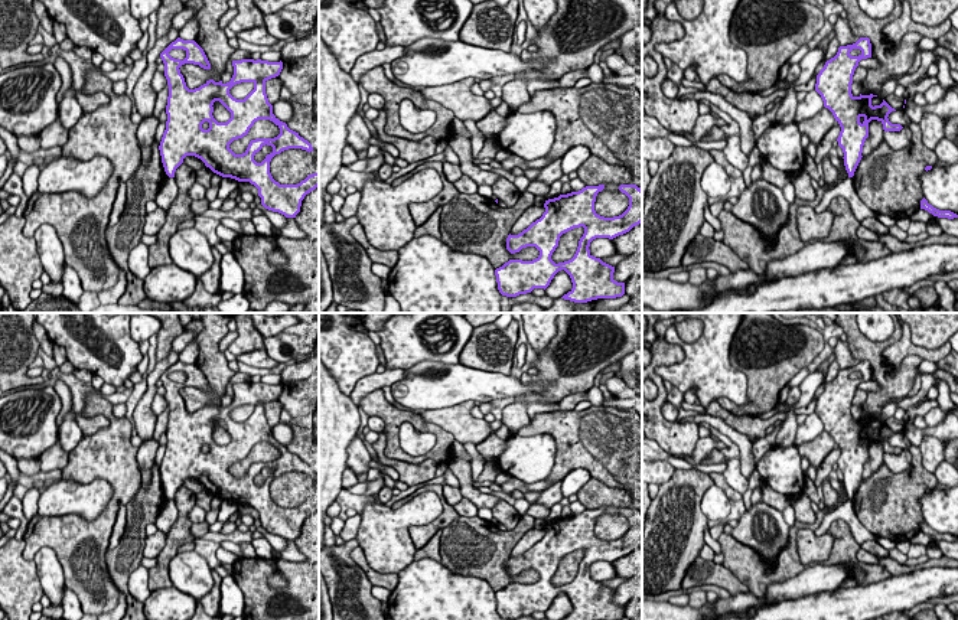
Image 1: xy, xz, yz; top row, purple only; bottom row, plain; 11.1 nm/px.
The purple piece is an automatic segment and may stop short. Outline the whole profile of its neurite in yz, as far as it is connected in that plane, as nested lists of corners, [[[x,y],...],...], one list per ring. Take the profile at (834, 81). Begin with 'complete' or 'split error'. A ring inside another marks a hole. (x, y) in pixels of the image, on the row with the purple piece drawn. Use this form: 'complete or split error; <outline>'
complete; [[[860,37],[856,43],[840,46],[834,58],[825,62],[817,75],[815,91],[821,95],[824,107],[828,108],[841,131],[837,138],[844,153],[844,166],[848,177],[861,160],[863,146],[869,137],[869,123],[877,120],[884,131],[900,131],[900,124],[892,124],[889,114],[896,111],[884,99],[880,105],[871,105],[871,98],[877,95],[851,94],[853,75],[861,59],[871,58],[871,43],[869,37]]]

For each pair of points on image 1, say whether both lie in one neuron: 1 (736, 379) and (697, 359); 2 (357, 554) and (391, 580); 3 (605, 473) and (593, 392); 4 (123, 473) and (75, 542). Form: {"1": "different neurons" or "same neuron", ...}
{"1": "same neuron", "2": "same neuron", "3": "different neurons", "4": "same neuron"}

